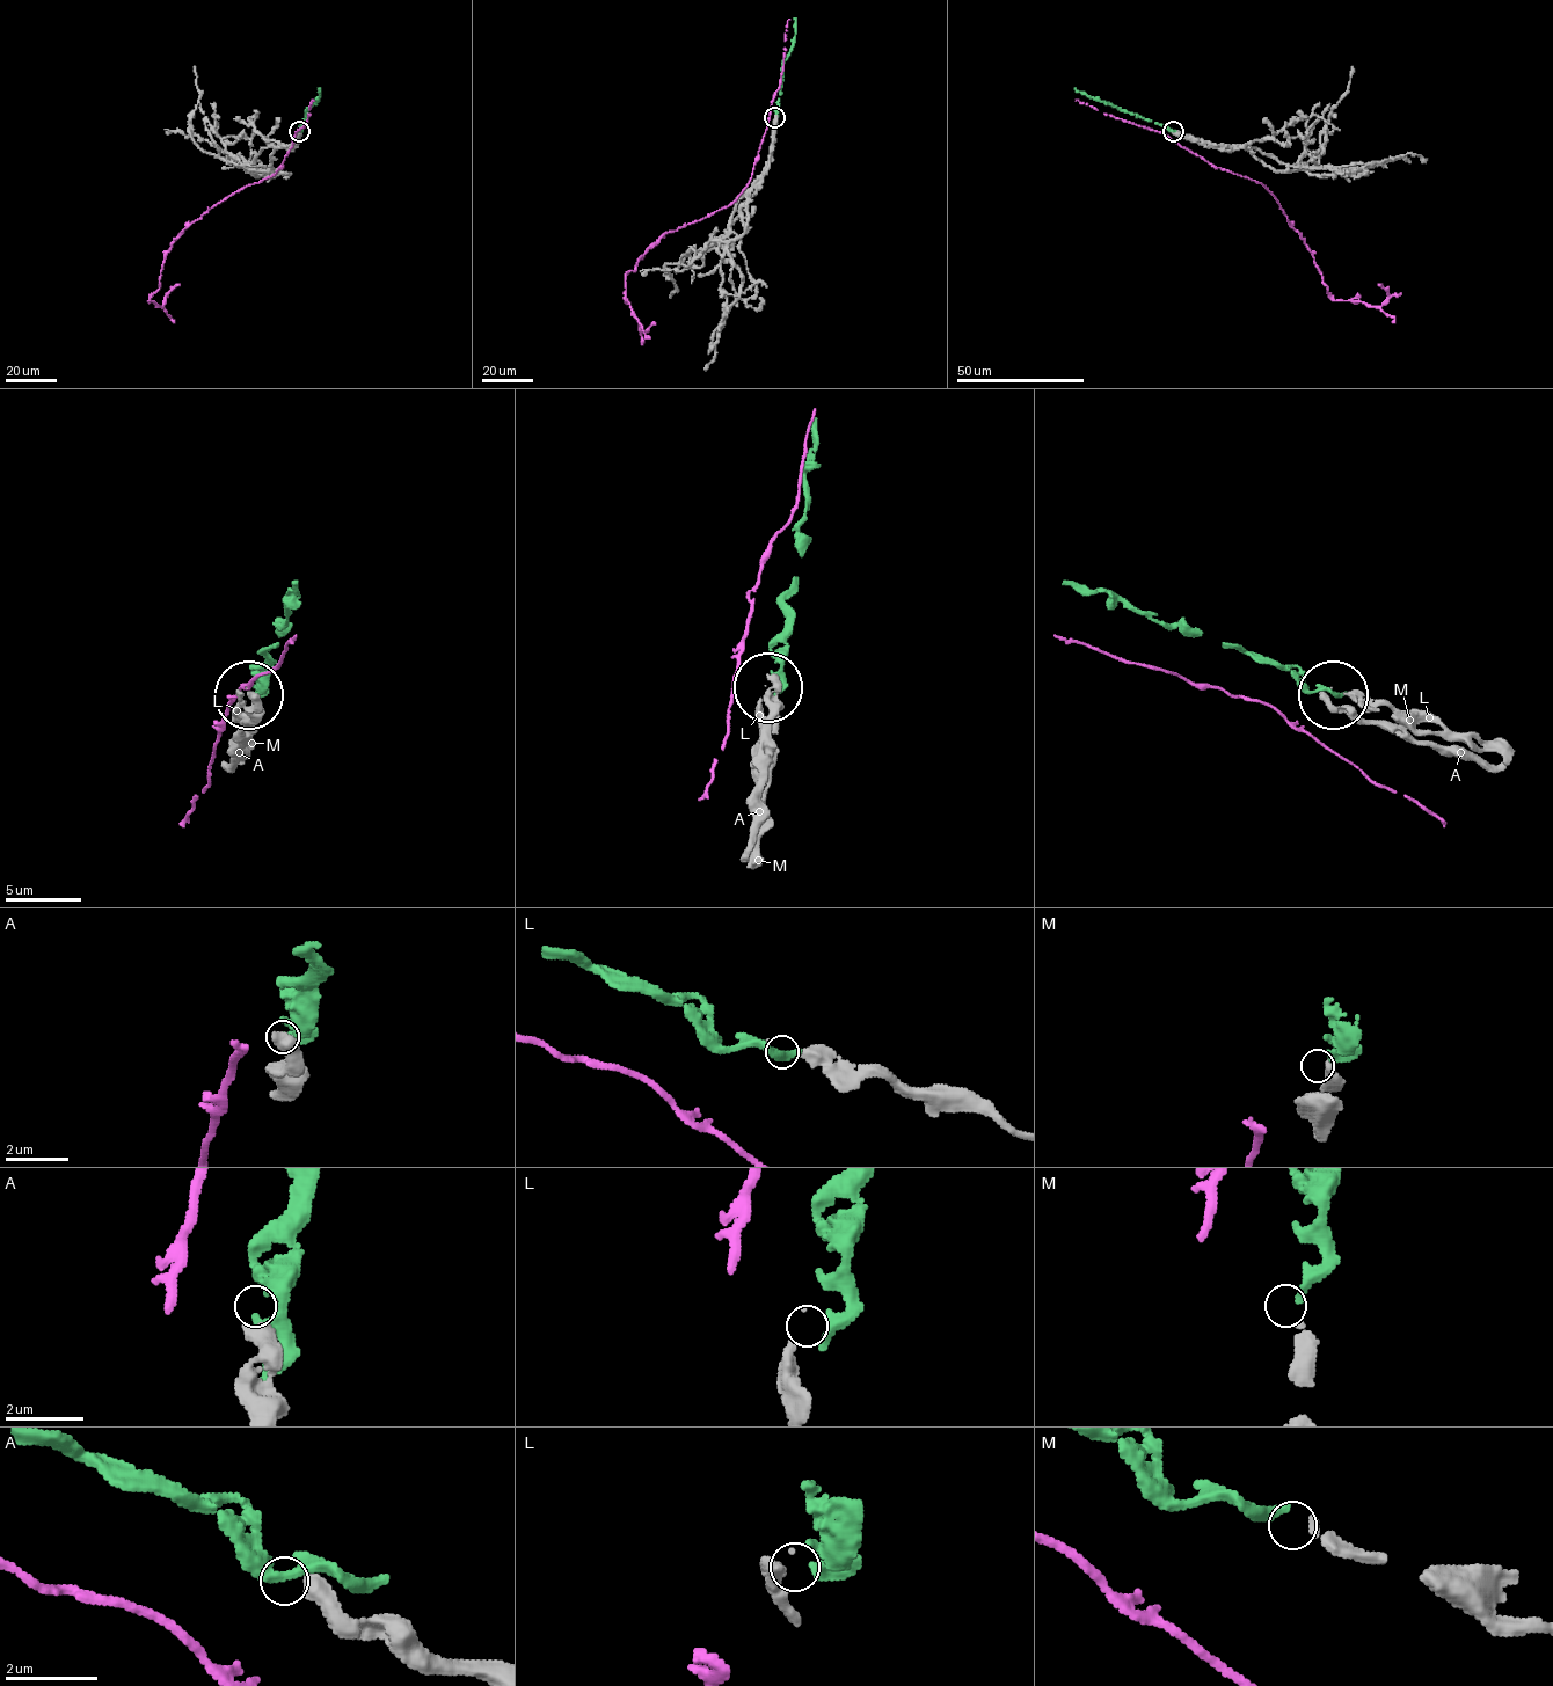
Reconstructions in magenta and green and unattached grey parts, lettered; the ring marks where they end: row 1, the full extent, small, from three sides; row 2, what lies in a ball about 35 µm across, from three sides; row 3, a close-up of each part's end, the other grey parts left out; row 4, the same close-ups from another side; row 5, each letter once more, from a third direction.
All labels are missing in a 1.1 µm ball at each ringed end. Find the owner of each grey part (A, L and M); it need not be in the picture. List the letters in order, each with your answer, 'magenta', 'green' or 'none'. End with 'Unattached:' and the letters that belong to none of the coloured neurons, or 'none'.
A: none
L: none
M: green
Unattached: A, L

